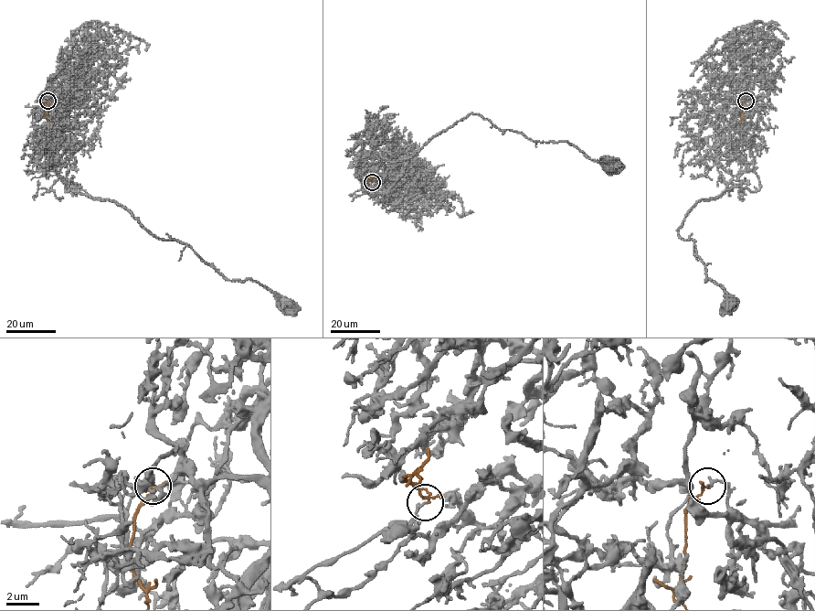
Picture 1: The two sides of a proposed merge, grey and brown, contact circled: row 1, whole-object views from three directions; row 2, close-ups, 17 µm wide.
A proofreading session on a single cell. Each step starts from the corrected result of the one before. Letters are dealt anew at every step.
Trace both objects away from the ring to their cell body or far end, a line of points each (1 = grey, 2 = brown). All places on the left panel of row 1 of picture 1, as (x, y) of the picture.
1: (47, 101), (45, 112), (71, 80), (56, 152), (70, 188), (121, 204), (225, 278), (252, 280), (286, 303)
2: (47, 101), (44, 112), (47, 122)

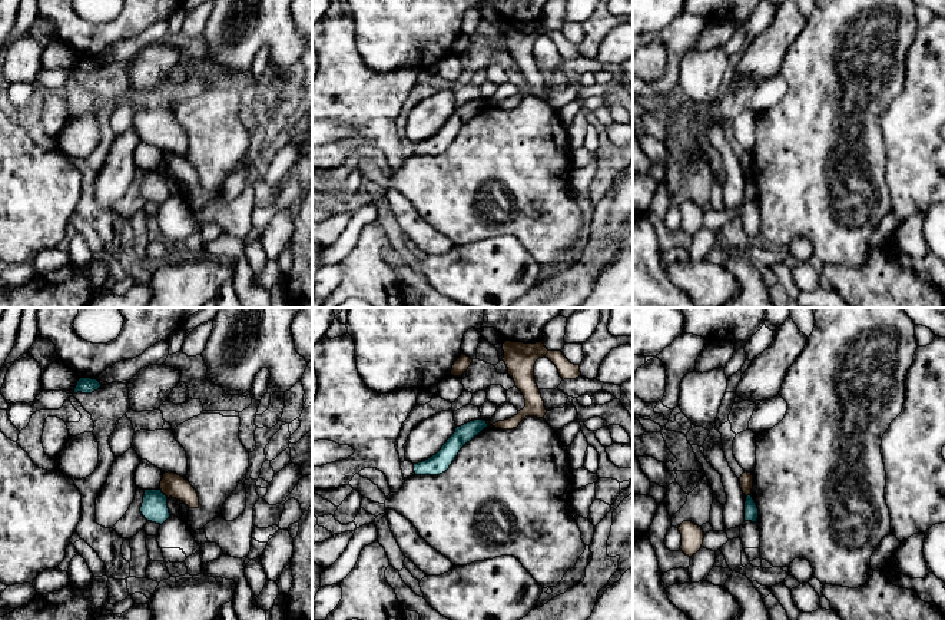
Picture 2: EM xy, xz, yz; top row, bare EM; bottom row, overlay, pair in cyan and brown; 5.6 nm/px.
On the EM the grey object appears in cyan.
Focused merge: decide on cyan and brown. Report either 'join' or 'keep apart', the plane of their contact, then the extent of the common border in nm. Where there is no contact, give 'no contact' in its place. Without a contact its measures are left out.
keep apart; contact in xy; length 70 nm

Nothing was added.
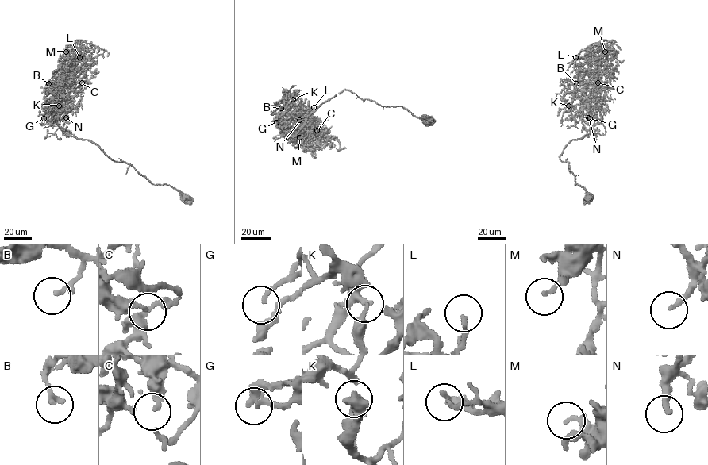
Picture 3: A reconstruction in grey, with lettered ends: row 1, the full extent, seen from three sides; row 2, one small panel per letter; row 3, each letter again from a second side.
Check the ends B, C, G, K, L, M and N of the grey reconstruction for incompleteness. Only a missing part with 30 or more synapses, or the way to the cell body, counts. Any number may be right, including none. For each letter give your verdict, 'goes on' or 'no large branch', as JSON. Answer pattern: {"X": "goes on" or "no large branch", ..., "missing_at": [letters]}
{"B": "no large branch", "C": "no large branch", "G": "no large branch", "K": "no large branch", "L": "no large branch", "M": "no large branch", "N": "goes on", "missing_at": ["N"]}

